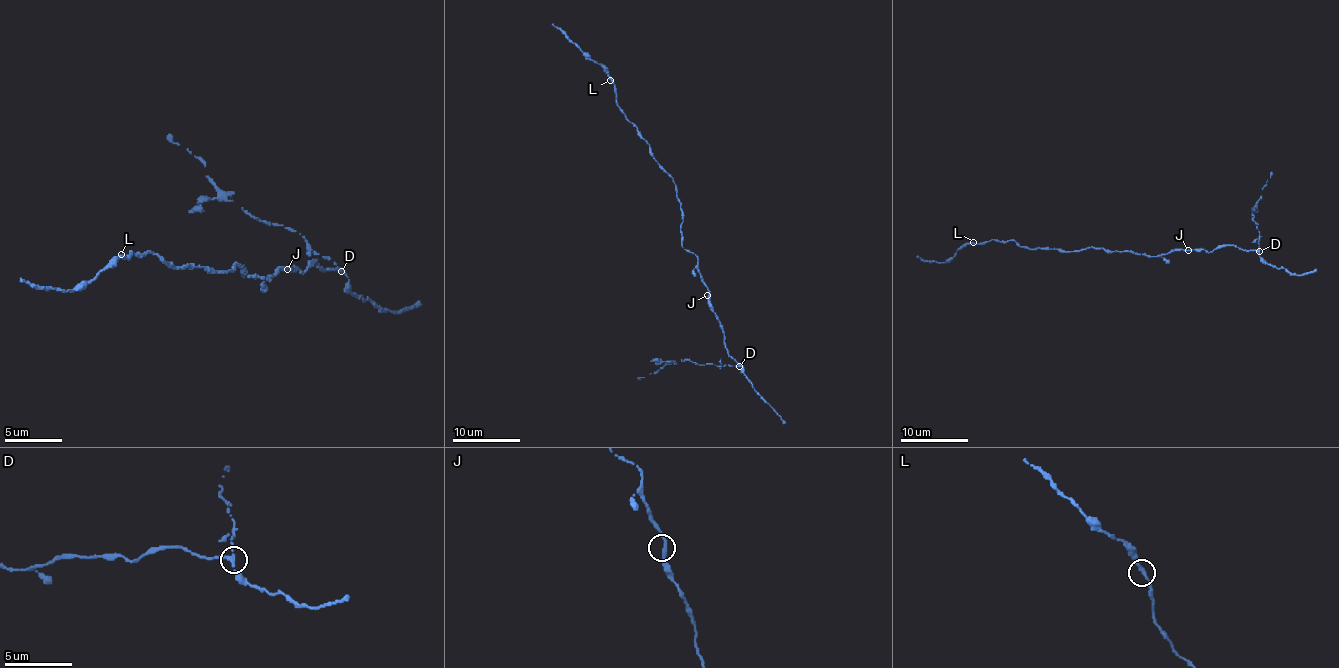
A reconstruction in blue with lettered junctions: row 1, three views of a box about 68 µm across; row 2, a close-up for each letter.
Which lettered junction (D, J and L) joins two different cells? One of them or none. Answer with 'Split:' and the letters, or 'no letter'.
Split: D

